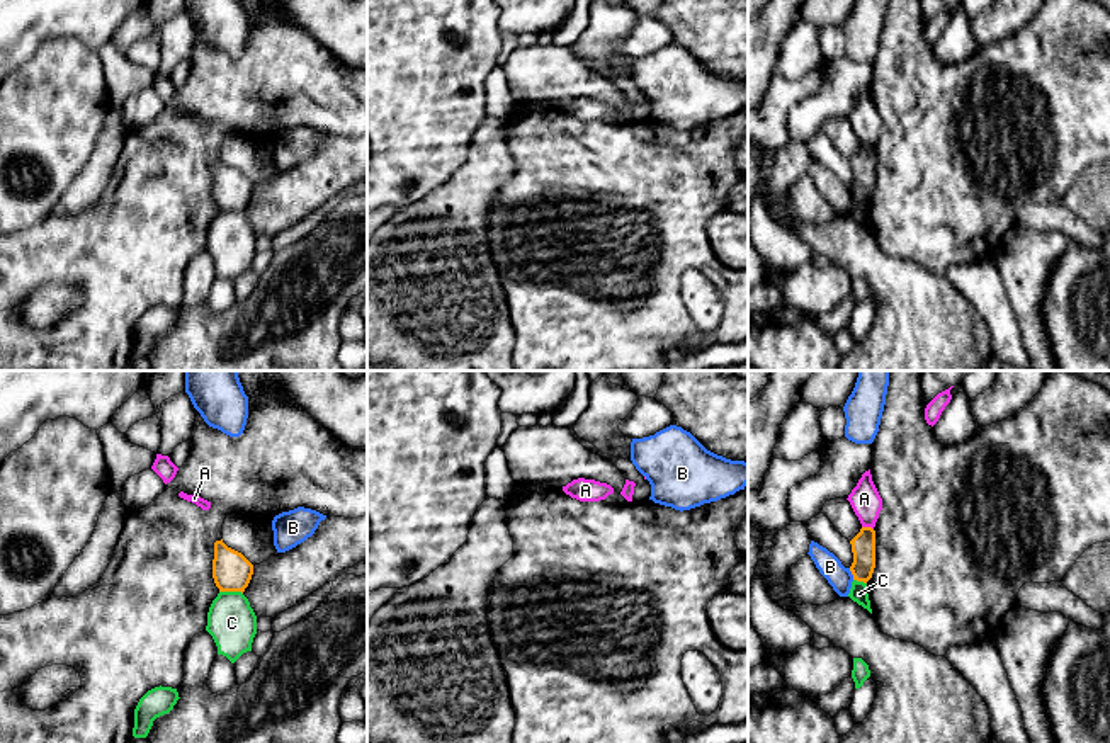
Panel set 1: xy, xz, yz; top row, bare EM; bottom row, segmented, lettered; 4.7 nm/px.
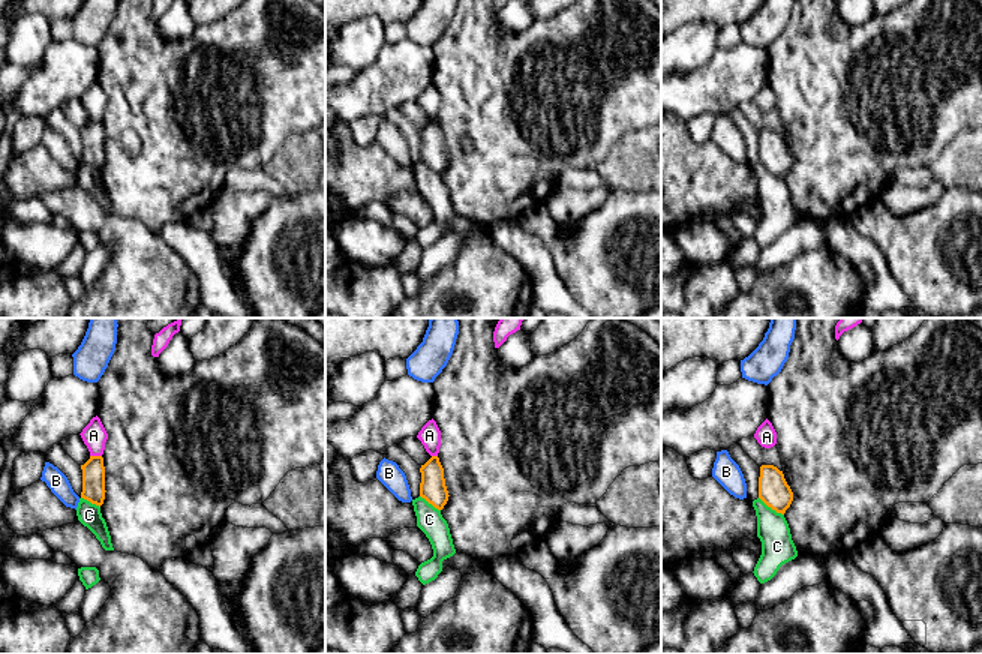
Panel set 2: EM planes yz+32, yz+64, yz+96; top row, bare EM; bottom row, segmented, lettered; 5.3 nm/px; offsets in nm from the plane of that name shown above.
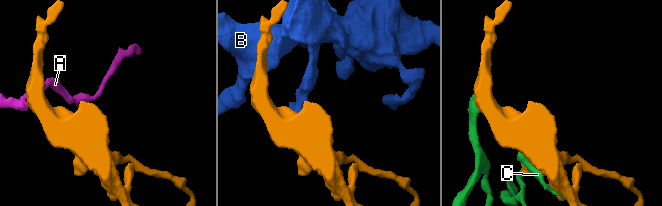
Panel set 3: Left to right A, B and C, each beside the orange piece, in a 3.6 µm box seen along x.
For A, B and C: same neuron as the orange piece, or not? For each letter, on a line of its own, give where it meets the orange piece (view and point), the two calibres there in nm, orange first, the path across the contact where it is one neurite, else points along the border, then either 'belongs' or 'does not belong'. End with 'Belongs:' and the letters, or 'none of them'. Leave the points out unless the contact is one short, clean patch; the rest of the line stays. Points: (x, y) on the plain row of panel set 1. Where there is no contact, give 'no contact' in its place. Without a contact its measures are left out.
A: contact yz (867, 147); calibres 110 and 140 nm; does not belong
B: contact yz (852, 192); calibres 110 and 110 nm; does not belong
C: contact xy (232, 209); calibres 190 and 240 nm; does not belong
Belongs: none of them

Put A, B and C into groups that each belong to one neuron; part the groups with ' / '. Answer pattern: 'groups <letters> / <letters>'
groups A / B / C

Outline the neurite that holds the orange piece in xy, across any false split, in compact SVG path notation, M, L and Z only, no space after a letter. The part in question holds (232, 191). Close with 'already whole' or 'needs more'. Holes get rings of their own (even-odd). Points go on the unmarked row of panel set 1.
M223 158L214 162L212 197L219 211L245 211L253 194L253 184Z | already whole

